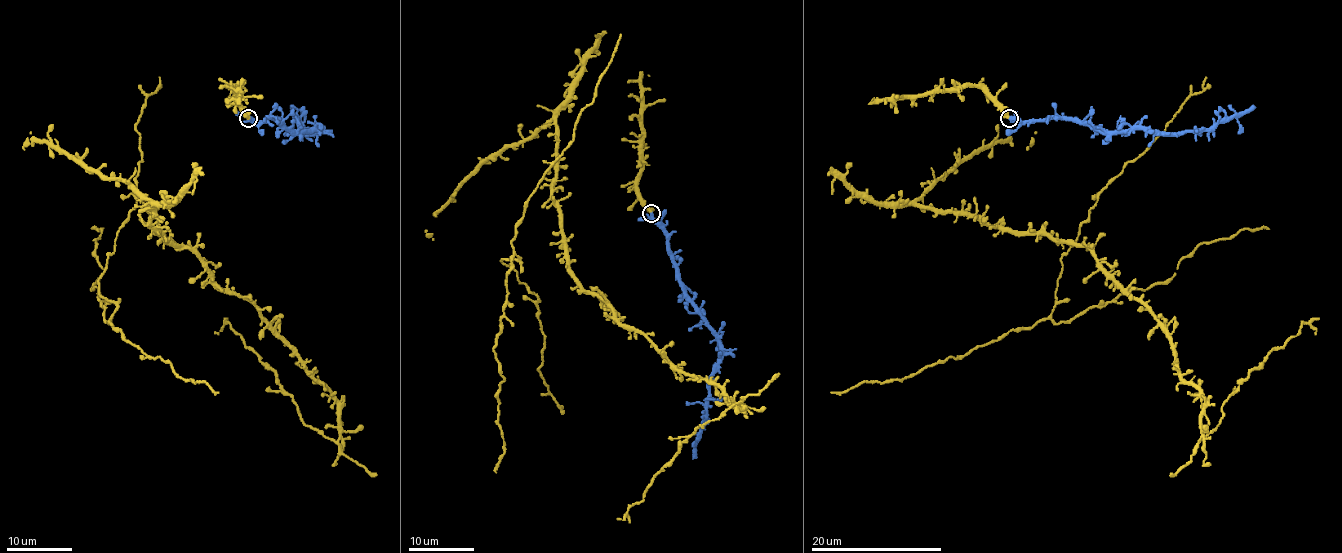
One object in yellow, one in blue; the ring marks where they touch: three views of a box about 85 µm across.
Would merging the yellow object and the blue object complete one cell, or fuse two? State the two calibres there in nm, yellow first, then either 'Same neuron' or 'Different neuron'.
Thickness 280 nm (yellow) against 260 nm. Same neuron

